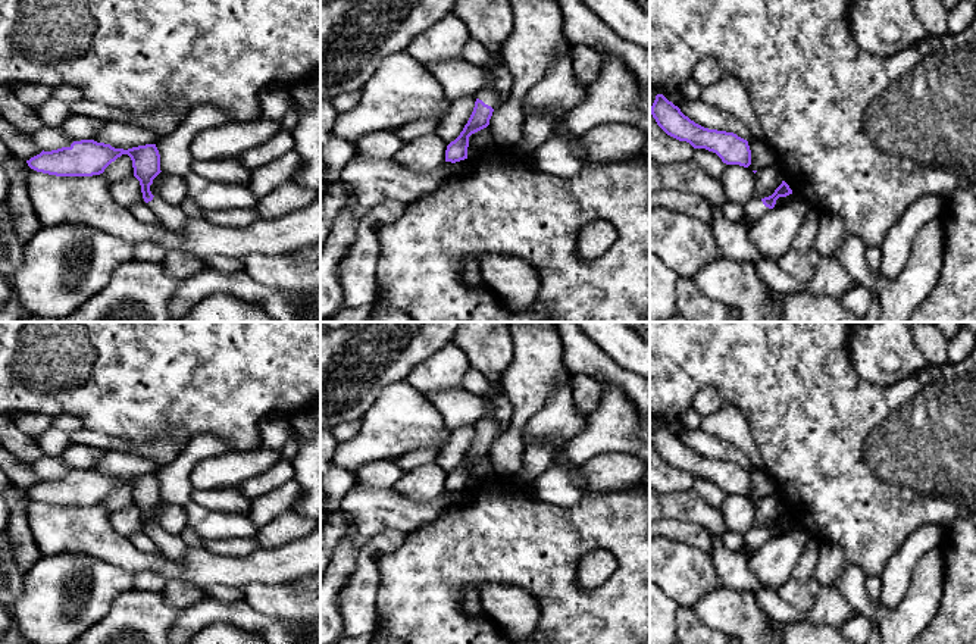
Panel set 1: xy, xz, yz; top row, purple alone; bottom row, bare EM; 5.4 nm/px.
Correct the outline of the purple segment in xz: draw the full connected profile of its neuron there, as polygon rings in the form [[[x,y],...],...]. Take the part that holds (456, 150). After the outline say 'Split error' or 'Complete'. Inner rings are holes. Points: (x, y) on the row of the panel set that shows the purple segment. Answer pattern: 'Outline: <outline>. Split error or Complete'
Outline: [[[495,88],[481,90],[476,94],[473,112],[460,135],[447,146],[445,162],[467,159],[469,137],[489,125],[492,112],[500,107],[500,97]]]. Split error

